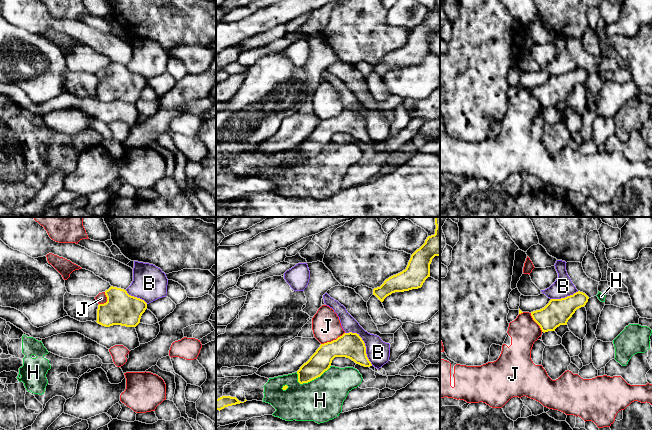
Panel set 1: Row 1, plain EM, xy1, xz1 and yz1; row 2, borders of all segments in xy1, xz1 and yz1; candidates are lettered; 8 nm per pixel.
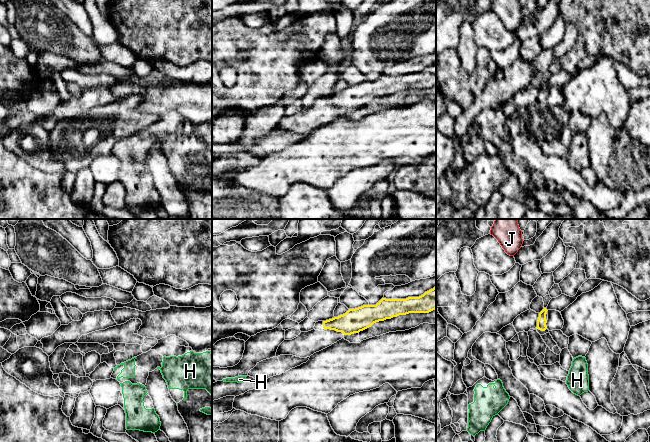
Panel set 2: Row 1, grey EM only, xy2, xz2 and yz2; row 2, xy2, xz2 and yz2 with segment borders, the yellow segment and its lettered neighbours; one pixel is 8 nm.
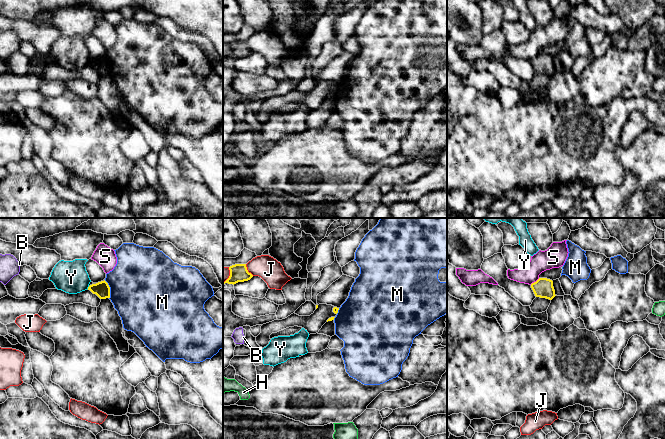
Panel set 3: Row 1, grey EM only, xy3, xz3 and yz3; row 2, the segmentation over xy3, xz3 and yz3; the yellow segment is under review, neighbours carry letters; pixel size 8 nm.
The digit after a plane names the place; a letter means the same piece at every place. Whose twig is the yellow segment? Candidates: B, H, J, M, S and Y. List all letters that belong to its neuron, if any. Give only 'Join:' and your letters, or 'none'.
Join: none

